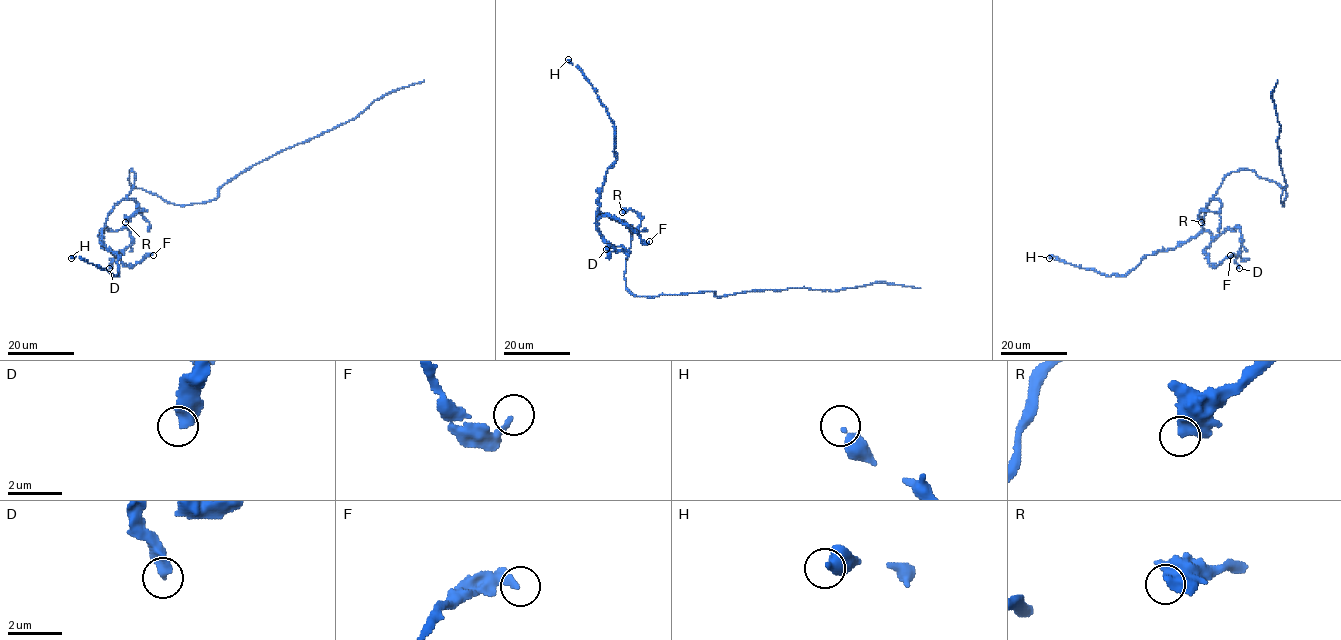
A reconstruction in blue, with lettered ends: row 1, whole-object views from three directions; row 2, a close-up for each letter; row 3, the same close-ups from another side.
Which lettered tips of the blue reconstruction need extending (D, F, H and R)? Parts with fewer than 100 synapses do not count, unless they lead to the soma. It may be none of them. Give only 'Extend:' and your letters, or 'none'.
Extend: none

